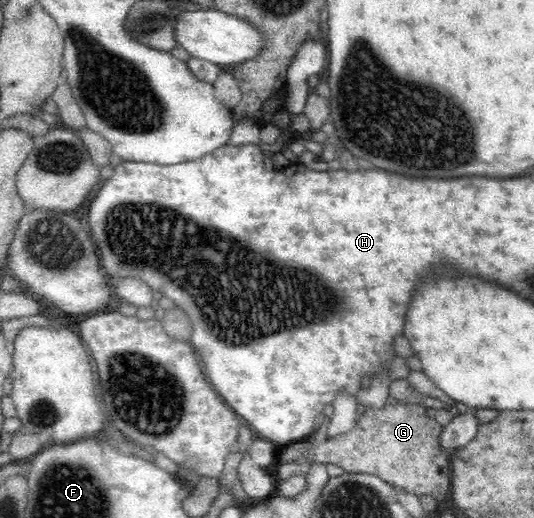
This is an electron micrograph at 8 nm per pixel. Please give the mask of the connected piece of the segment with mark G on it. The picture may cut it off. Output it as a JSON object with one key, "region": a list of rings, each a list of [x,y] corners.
{"region":[[[393,398],[387,400],[387,406],[383,410],[371,410],[367,408],[363,414],[359,414],[357,428],[354,425],[348,433],[341,433],[339,436],[328,437],[325,443],[318,445],[315,450],[307,452],[305,444],[297,442],[290,446],[279,448],[276,456],[277,463],[283,464],[291,461],[311,461],[313,463],[337,464],[344,472],[357,474],[373,474],[381,480],[396,486],[401,490],[406,490],[415,496],[431,496],[437,501],[443,500],[450,494],[450,457],[447,451],[443,451],[441,442],[443,426],[435,418],[427,418],[425,410],[421,406],[411,406],[405,408]]]}

